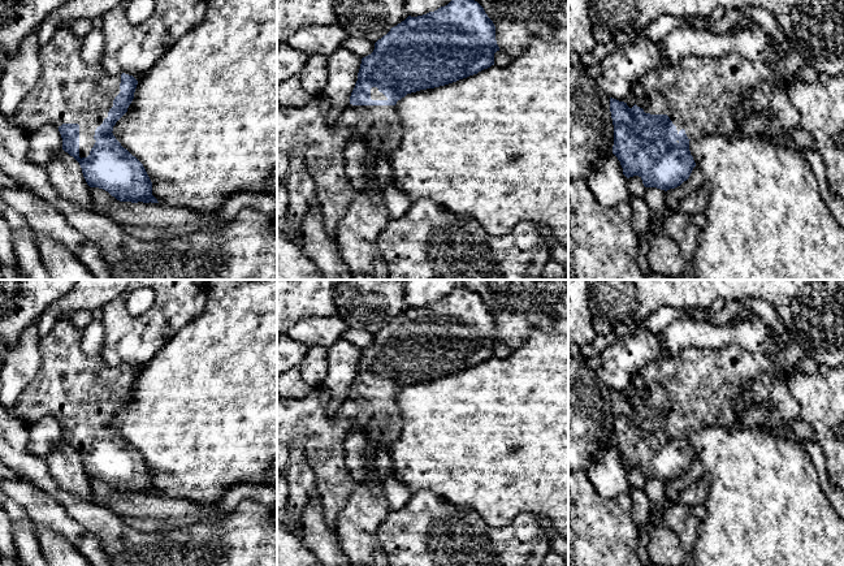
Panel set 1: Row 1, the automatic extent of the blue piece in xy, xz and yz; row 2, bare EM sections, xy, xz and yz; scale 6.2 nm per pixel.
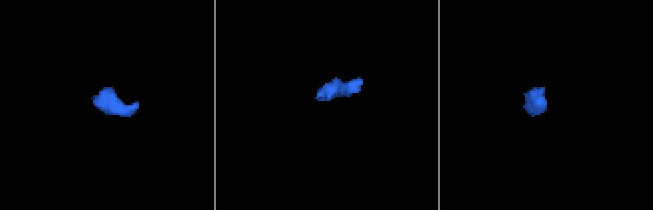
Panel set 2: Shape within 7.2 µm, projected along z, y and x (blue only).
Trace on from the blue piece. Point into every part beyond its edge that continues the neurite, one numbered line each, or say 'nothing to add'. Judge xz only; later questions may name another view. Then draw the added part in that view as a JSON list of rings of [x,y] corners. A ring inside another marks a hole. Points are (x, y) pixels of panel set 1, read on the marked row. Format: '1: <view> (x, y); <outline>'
1: xz (304, 130); [[[320,94],[312,96],[303,107],[281,107],[277,109],[277,151],[287,156],[298,154],[304,159],[308,173],[316,183],[316,198],[321,206],[324,229],[336,243],[338,224],[352,200],[363,194],[378,194],[384,187],[375,172],[375,163],[380,156],[368,150],[368,186],[360,190],[352,186],[346,173],[345,150],[356,133],[364,139],[368,135],[378,137],[381,141],[380,154],[388,157],[403,135],[395,105],[352,105],[349,103],[338,115],[333,115],[329,99]]]

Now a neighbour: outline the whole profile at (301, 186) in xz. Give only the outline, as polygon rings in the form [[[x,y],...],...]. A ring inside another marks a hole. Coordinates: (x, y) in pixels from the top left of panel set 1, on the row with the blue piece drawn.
[[[290,155],[289,161],[290,169],[284,182],[289,194],[289,207],[284,222],[293,226],[298,233],[304,216],[311,209],[311,200],[316,198],[316,183],[300,155]]]

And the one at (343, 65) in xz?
[[[345,47],[328,56],[328,85],[321,94],[329,99],[333,115],[350,103],[360,64],[362,57]]]

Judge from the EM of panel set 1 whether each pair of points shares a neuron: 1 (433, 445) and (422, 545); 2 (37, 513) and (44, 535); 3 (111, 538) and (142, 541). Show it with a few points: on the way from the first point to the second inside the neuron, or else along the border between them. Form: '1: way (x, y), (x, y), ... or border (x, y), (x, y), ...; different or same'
1: border (412, 492), (431, 489), (454, 505); different
2: border (34, 522), (61, 534), (66, 539); different
3: way (118, 540), (134, 541); same

